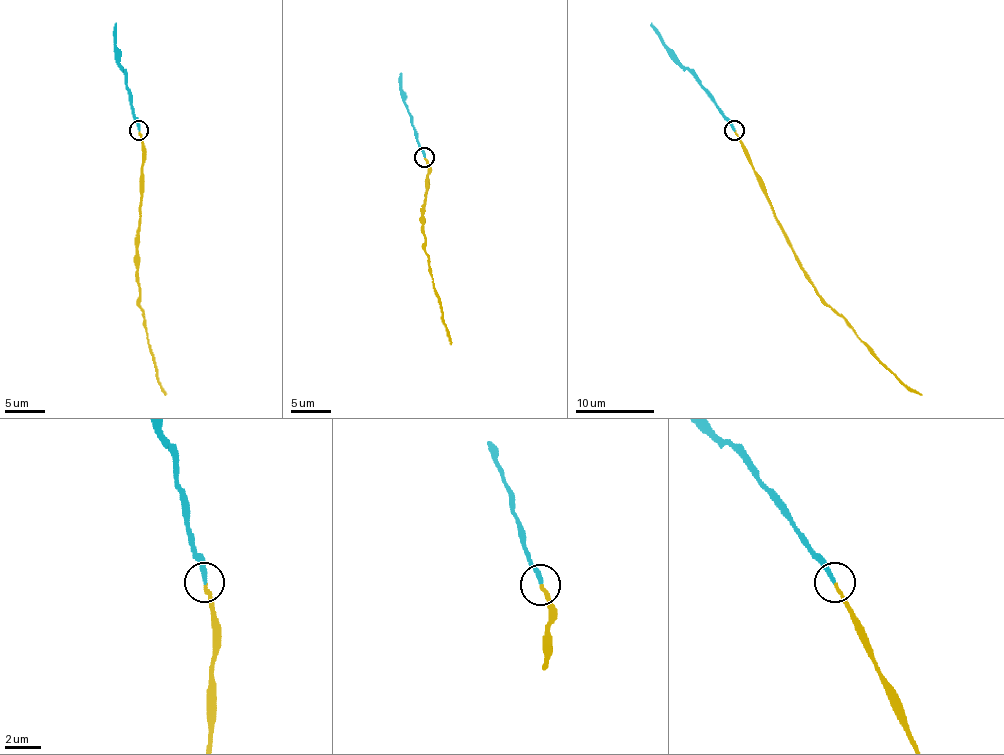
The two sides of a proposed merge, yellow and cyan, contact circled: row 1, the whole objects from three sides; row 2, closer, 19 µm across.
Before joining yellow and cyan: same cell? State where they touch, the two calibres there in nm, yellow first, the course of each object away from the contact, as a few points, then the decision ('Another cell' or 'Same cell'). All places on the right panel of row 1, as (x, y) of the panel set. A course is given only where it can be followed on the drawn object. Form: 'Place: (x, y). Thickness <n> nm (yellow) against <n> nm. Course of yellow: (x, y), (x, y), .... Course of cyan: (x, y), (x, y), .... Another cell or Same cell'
Place: (734, 130). Thickness 170 nm (yellow) against 200 nm. Course of yellow: (734, 131), (783, 235), (815, 292), (905, 385), (921, 395). Course of cyan: (734, 131), (712, 95), (680, 63), (651, 22). Same cell

